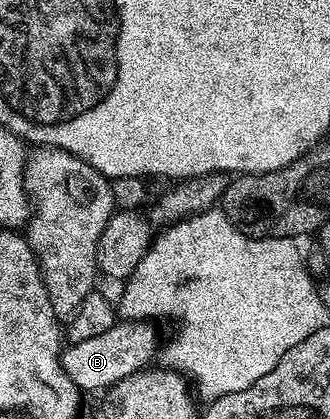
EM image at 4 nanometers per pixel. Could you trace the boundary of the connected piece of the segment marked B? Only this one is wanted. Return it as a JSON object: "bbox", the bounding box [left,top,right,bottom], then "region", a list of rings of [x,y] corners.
{"bbox":[60,320,158,392],"region":[[[120,320],[106,332],[102,332],[102,336],[65,345],[60,363],[66,376],[70,376],[70,380],[74,380],[74,384],[82,392],[111,390],[124,378],[145,369],[155,354],[157,357],[158,342],[156,346],[156,330],[152,326],[155,325],[148,320]]]}

